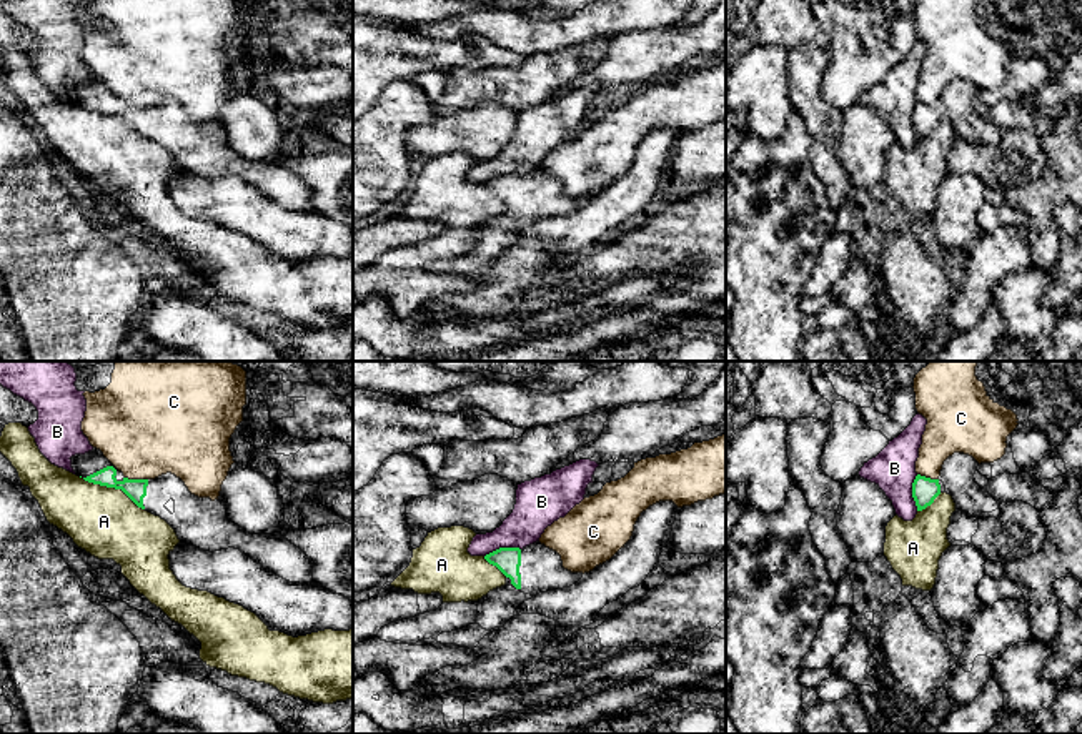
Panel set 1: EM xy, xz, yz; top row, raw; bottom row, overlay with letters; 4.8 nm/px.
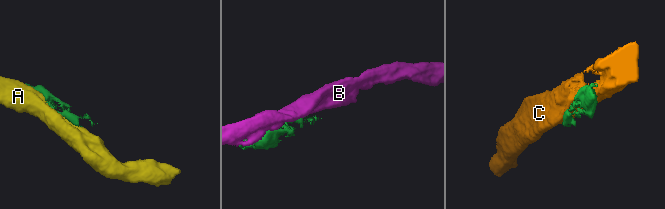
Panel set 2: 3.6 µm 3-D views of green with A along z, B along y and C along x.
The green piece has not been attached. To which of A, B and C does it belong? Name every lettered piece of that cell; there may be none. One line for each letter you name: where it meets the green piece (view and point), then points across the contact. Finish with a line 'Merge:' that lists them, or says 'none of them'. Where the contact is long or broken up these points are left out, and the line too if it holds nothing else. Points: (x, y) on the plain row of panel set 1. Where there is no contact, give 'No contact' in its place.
Merge: none of them

